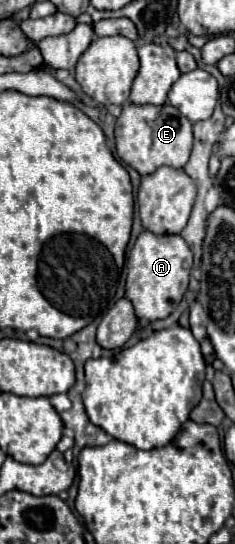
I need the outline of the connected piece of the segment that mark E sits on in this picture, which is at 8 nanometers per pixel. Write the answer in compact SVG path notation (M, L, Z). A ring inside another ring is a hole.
M129 104L123 108L121 116L117 118L115 144L117 144L117 156L125 164L135 168L141 176L153 174L161 166L183 168L189 160L193 146L191 122L183 114L179 114L179 110L173 108L171 104L163 104L163 106Z

